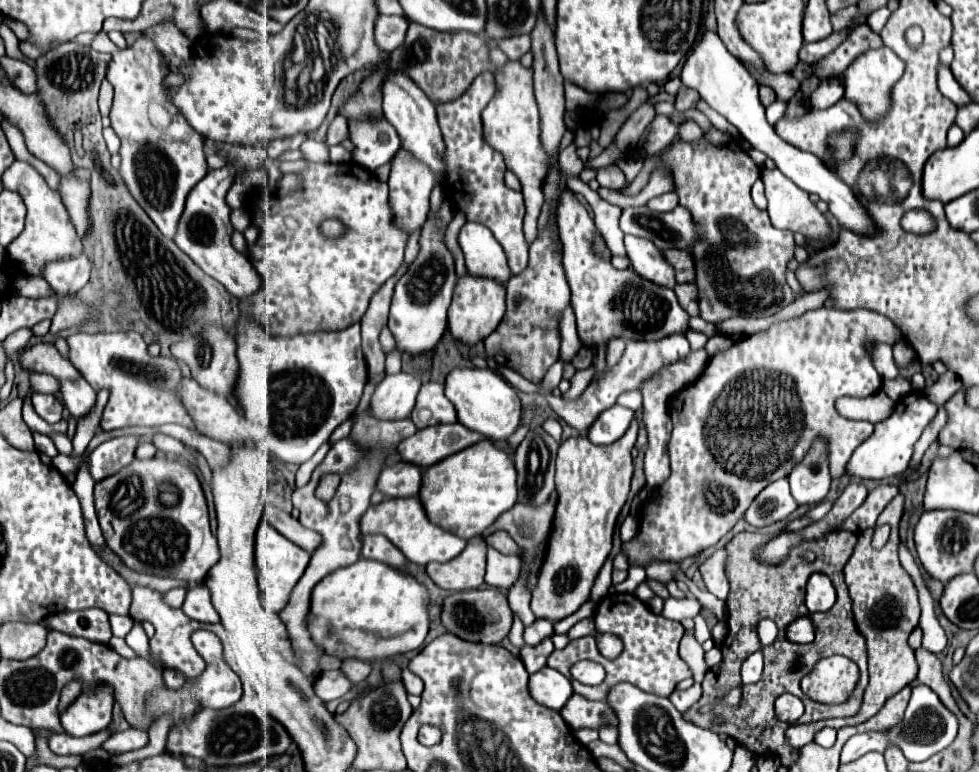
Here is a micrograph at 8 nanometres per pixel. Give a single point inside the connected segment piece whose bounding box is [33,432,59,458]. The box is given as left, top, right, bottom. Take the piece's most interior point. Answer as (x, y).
(44, 444)

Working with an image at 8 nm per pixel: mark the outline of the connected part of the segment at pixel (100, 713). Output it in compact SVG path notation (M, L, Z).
M95 688L89 694L81 694L61 714L61 724L69 736L91 736L109 728L111 712L113 694L109 692L109 688Z

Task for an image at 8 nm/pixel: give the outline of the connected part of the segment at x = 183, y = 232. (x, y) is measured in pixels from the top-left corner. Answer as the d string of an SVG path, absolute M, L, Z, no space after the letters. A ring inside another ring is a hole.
M219 168L219 170L209 170L207 176L189 192L185 212L179 220L179 232L175 244L209 276L219 280L233 296L237 298L247 298L253 296L255 292L261 290L261 276L253 268L251 260L237 252L231 246L231 232L233 226L229 222L229 206L225 204L225 194L235 182L235 176L231 176L229 168Z

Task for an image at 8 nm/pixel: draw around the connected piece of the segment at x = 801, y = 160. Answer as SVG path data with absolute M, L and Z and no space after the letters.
M705 32L701 36L701 40L695 44L693 52L683 64L681 80L685 82L685 86L695 88L713 110L725 116L755 150L771 158L777 164L777 168L787 178L791 178L801 190L809 194L817 194L823 202L827 202L831 216L841 226L853 232L873 232L873 220L869 220L869 214L865 212L865 208L861 208L853 190L843 180L839 180L839 176L833 170L829 170L817 156L813 156L811 152L803 152L777 136L777 132L765 118L765 108L757 92L757 80L735 56L729 56L727 48L721 44L721 38L717 34Z

